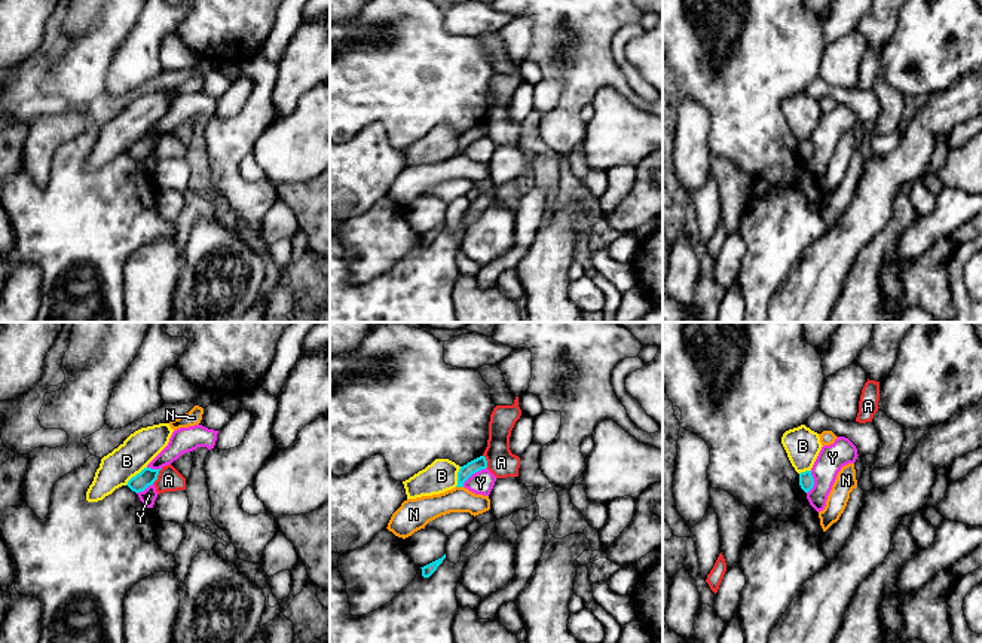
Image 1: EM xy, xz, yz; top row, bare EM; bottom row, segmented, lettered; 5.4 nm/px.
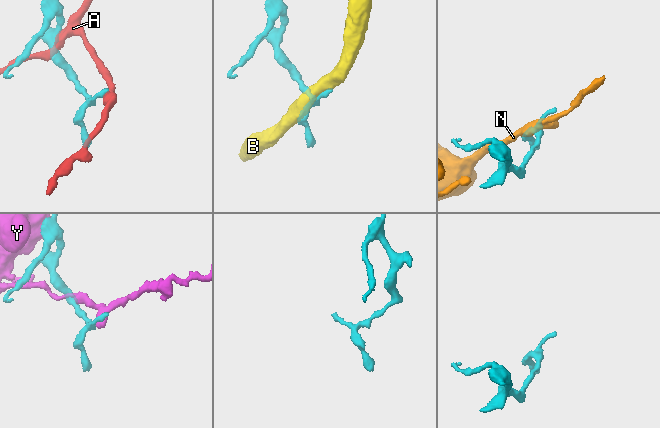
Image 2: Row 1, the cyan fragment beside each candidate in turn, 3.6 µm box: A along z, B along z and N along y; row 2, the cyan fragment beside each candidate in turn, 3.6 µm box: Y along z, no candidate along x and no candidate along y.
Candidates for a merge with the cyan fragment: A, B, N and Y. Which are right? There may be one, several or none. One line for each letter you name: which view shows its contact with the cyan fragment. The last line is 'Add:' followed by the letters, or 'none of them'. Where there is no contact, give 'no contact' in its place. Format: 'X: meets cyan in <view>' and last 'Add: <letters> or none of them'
Add: none of them

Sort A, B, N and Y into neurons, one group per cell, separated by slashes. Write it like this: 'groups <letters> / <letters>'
groups A / B / N / Y

